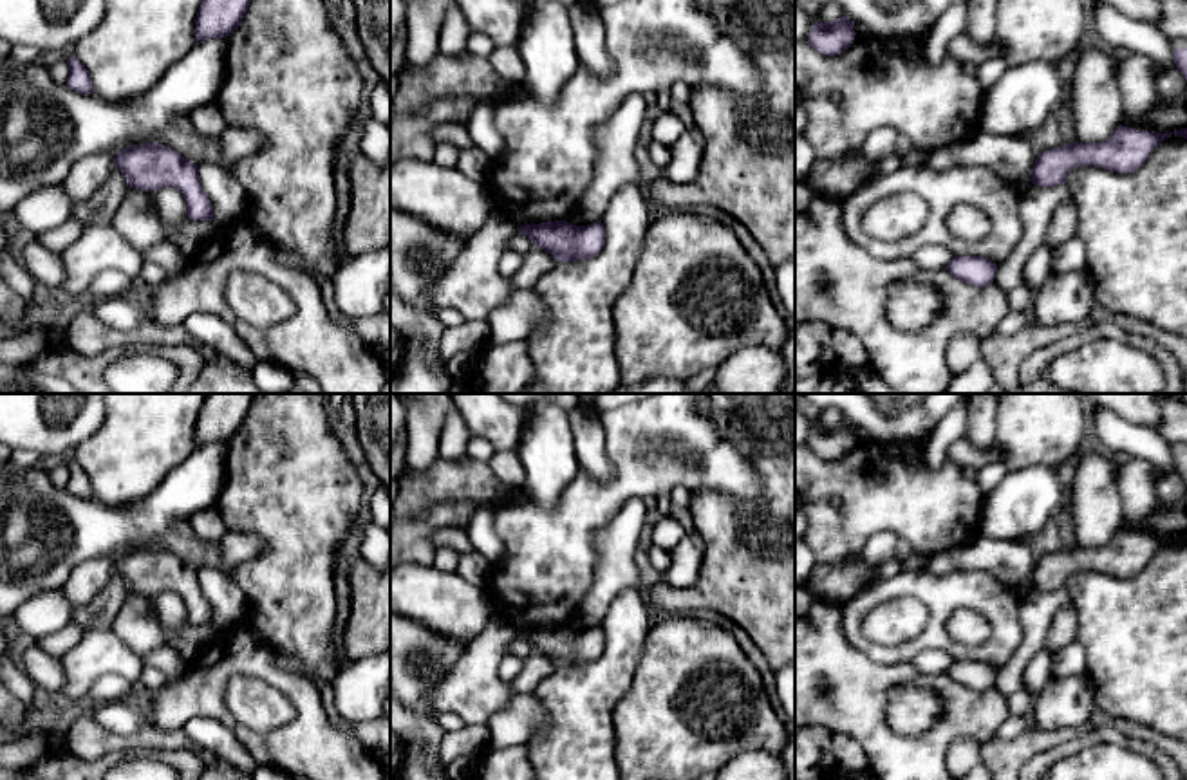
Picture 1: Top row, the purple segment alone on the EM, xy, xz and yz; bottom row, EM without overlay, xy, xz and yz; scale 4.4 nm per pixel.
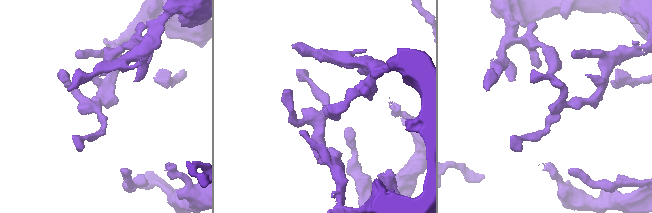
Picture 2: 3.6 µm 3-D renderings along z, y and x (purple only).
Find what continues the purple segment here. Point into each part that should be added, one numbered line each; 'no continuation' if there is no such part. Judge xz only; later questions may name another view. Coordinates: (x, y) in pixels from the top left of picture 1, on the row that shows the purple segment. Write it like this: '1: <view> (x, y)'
1: xz (537, 262)

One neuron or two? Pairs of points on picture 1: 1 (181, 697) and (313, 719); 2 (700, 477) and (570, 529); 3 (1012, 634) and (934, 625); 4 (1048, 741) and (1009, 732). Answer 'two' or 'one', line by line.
1: one
2: one
3: one
4: two

